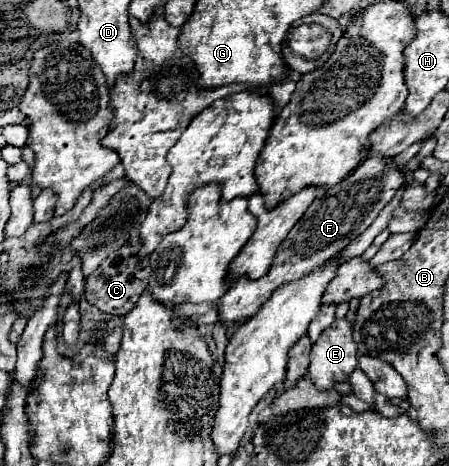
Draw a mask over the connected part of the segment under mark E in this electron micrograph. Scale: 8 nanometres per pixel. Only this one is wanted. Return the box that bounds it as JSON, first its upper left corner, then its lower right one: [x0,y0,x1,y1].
[309,318,357,390]

